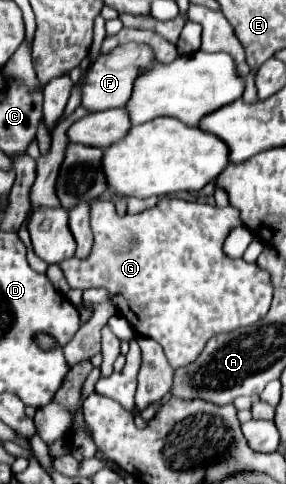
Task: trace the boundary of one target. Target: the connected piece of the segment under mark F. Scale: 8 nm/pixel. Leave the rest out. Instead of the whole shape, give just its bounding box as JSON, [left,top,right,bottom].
[78,42,154,112]

